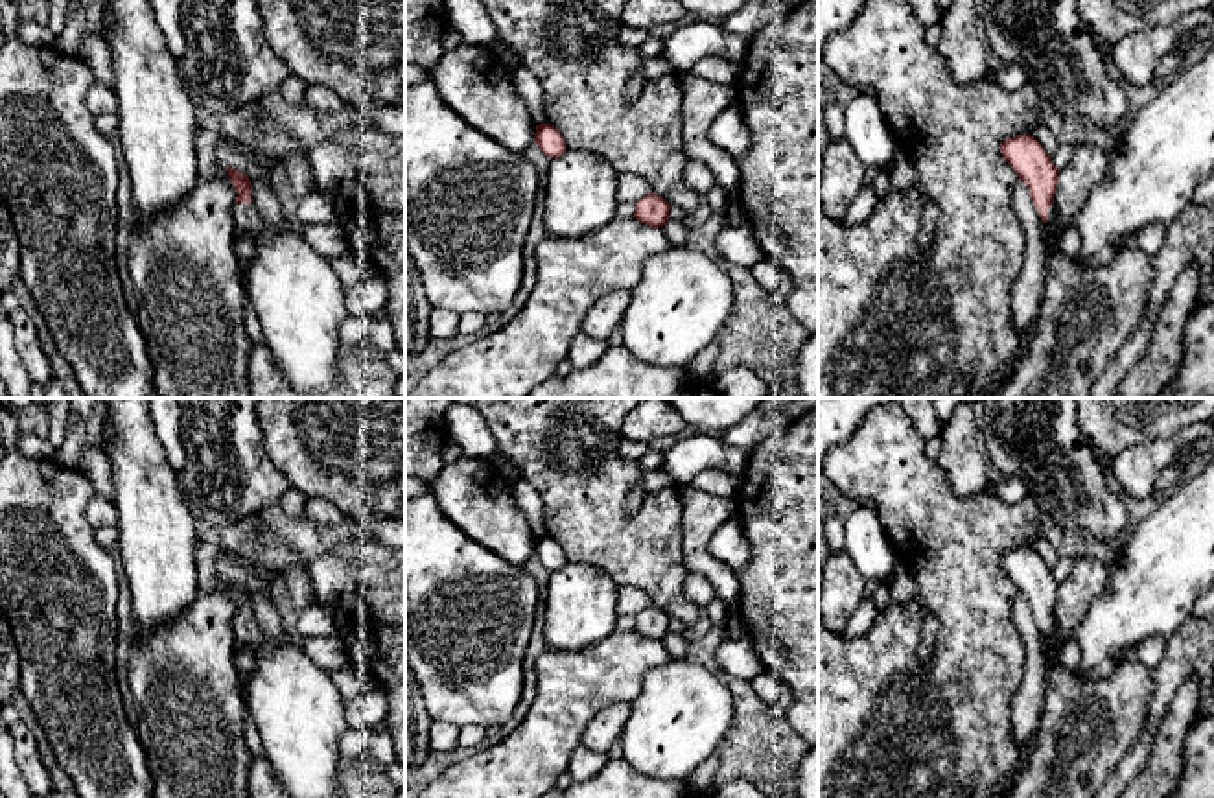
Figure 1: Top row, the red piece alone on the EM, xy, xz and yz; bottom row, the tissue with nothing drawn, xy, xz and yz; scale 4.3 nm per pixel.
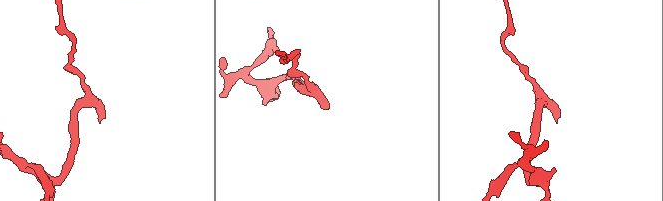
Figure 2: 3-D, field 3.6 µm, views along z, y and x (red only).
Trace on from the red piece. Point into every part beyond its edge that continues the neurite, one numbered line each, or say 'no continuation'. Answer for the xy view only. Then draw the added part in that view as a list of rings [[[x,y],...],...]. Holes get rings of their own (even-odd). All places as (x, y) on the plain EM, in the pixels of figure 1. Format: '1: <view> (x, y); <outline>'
1: xy (299, 714); [[[234,616],[232,628],[238,645],[256,658],[245,706],[276,783],[289,798],[337,798],[341,735],[350,726],[330,673],[289,636],[271,643],[254,616]]]

